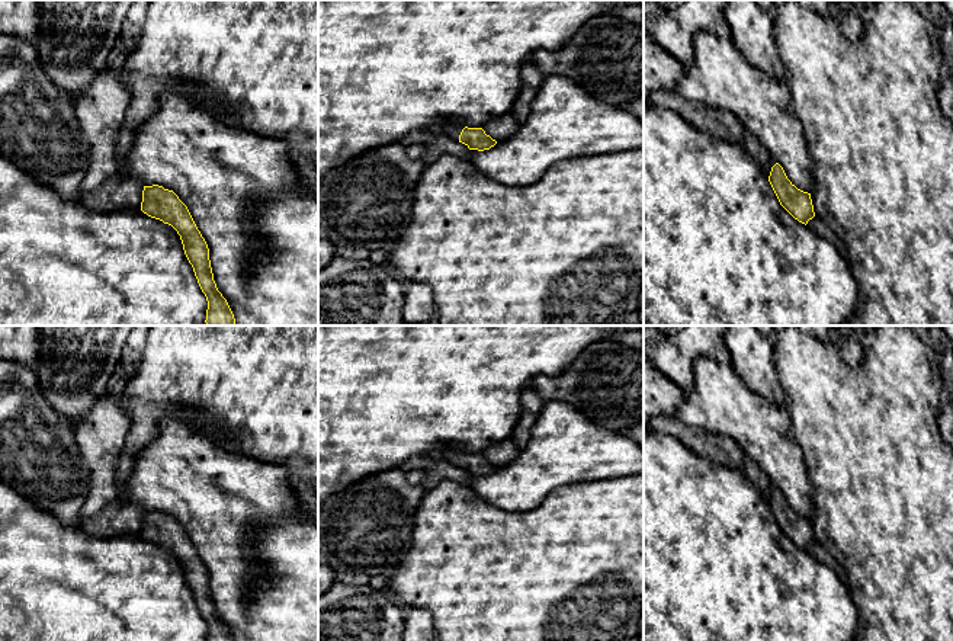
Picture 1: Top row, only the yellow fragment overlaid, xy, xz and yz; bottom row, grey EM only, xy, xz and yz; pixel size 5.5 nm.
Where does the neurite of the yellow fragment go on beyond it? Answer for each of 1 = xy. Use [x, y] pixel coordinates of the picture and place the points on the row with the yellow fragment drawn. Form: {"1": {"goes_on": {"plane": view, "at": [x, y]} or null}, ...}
{"1": {"goes_on": null}}

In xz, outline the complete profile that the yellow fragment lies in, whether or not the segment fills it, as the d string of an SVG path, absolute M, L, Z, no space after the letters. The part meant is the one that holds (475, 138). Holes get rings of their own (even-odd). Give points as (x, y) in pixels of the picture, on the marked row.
M437 122L429 131L439 137L456 140L469 150L484 151L497 144L482 128L468 128L456 122Z

